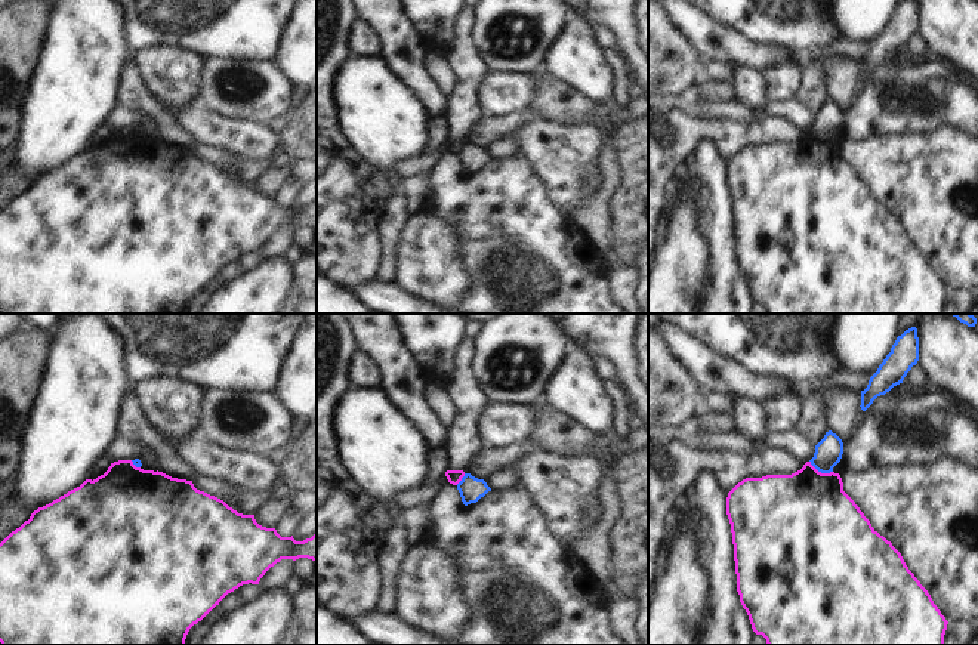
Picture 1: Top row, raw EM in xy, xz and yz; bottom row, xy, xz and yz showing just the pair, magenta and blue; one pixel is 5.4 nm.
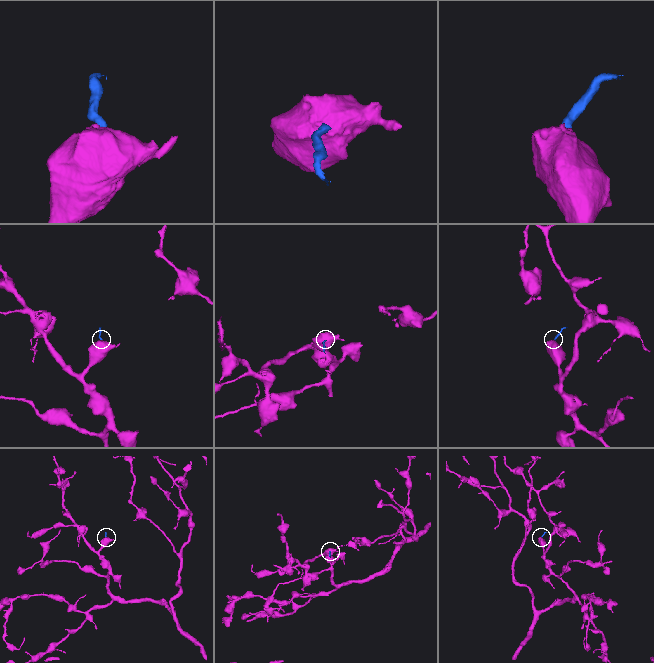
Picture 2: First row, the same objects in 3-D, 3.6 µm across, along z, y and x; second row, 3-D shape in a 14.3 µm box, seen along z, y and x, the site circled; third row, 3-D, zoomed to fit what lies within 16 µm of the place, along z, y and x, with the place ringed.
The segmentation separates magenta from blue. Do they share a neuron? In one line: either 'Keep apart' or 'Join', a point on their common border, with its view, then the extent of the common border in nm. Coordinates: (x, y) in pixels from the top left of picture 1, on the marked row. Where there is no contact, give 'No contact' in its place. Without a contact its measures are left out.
Keep apart. Touches magenta at yz (820, 472). Shared border 140 nm.

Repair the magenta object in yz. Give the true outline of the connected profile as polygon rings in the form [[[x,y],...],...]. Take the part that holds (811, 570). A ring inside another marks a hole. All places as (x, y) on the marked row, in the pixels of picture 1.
[[[806,462],[800,470],[792,475],[746,478],[728,493],[726,515],[732,533],[740,602],[749,615],[753,632],[762,635],[768,645],[944,645],[948,621],[908,570],[901,553],[871,527],[855,502],[843,491],[839,473],[821,473],[811,462]]]

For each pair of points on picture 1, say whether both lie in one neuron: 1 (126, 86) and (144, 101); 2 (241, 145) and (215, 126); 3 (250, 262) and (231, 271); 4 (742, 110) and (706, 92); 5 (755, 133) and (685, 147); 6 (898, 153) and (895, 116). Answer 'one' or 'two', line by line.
1: one
2: one
3: one
4: two
5: one
6: two

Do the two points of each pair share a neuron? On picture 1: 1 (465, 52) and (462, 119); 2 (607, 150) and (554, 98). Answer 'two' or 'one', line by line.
1: one
2: one

